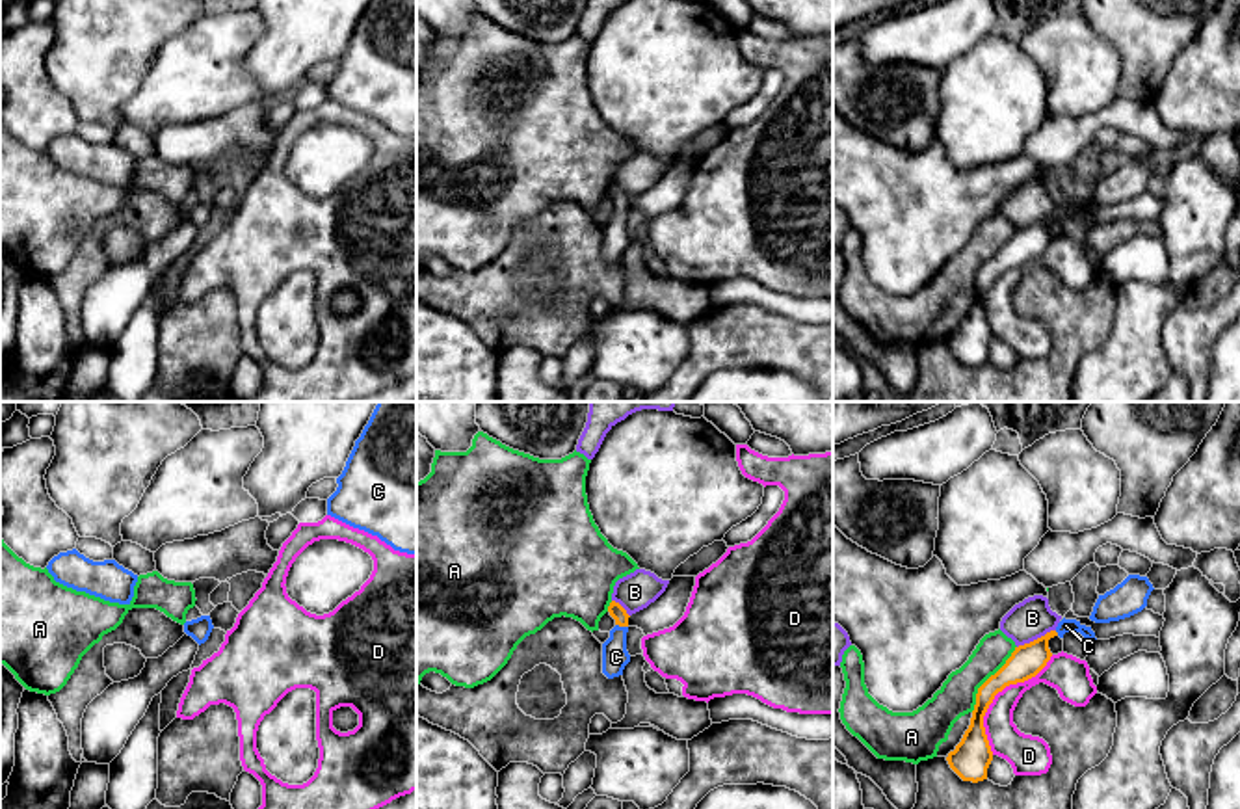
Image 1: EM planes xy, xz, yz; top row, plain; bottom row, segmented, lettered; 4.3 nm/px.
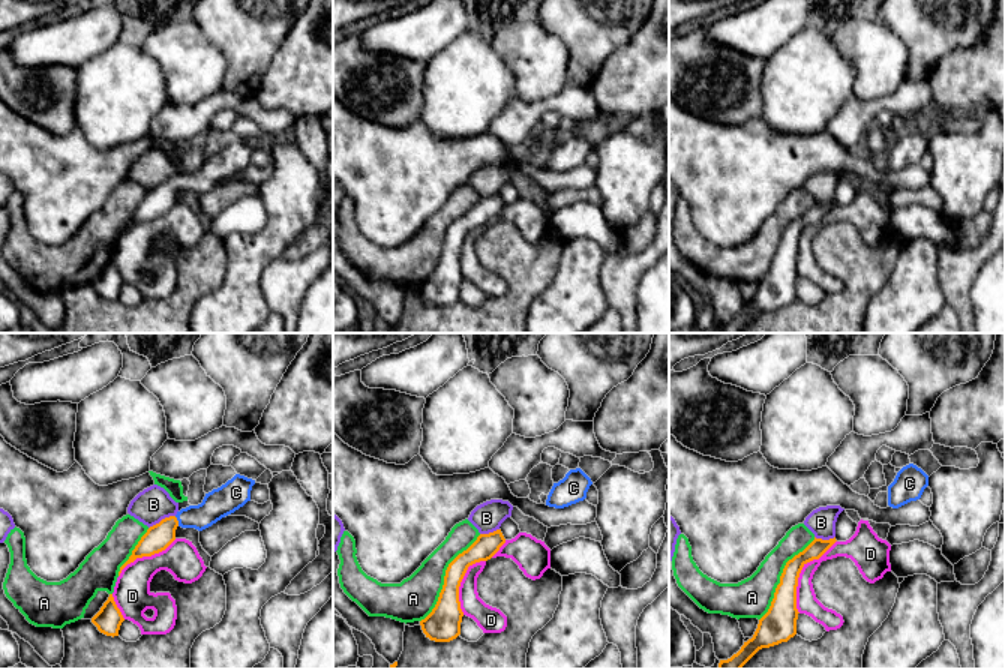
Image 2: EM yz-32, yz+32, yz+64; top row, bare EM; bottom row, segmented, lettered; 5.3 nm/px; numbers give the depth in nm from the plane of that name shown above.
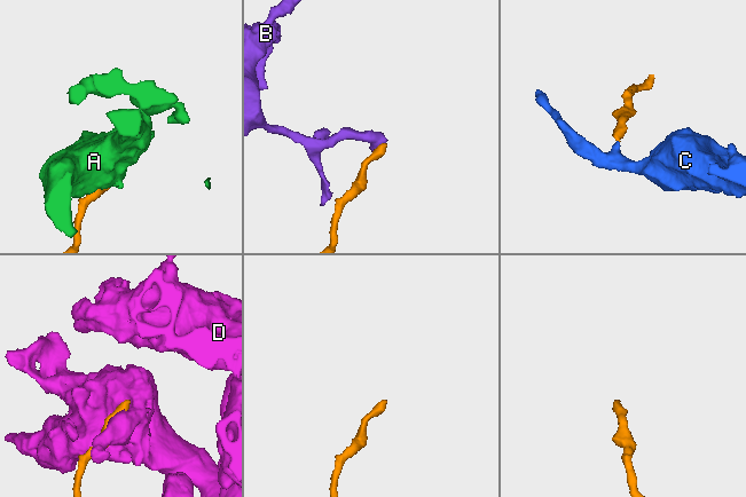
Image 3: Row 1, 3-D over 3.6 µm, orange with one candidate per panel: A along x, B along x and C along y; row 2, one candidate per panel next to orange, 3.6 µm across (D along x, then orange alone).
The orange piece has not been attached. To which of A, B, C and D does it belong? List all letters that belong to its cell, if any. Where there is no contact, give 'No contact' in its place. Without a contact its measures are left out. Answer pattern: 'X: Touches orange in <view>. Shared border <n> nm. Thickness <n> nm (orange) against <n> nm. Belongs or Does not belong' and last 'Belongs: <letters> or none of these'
A: Touches orange in yz. Shared border 340 nm. Thickness 150 nm (orange) against 160 nm. Does not belong
B: Touches orange in yz. Shared border 190 nm. Thickness 150 nm (orange) against 170 nm. Does not belong
C: Touches orange in xz. Shared border 60 nm. Thickness 70 nm (orange) against 110 nm. Belongs
D: Touches orange in yz. Shared border 500 nm. Thickness 150 nm (orange) against 150 nm. Does not belong
Belongs: C

